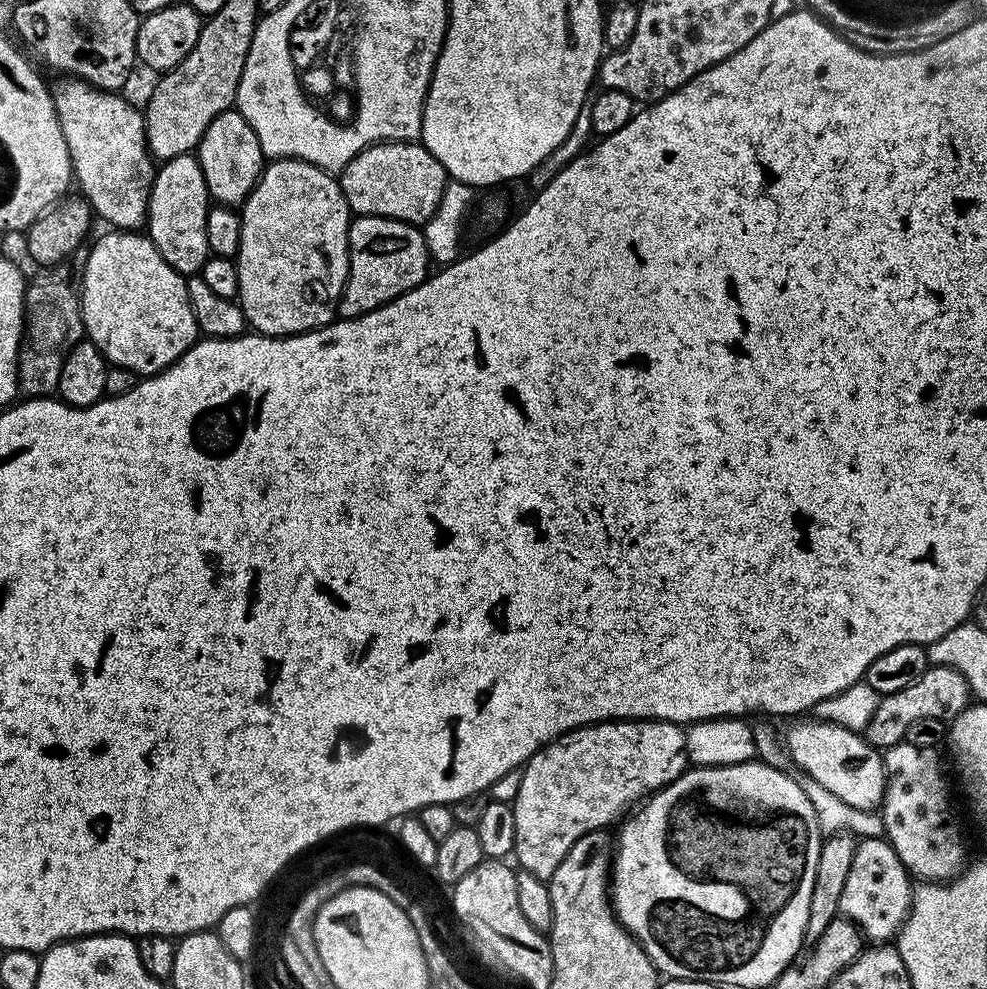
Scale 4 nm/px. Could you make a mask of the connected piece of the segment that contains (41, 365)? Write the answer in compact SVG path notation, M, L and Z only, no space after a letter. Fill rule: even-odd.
M87 247L74 250L62 262L41 267L36 277L27 281L24 290L24 340L20 343L18 378L20 390L28 398L48 398L60 387L62 366L70 350L85 339L80 298Z

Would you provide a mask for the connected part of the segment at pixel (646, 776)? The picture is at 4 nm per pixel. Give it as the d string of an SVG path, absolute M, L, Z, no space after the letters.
M617 720L576 728L551 740L545 748L539 748L528 763L523 765L522 786L518 786L518 798L511 803L516 831L515 863L547 882L554 870L558 870L558 862L562 862L562 858L570 854L570 846L574 846L578 838L582 838L587 832L607 829L607 824L615 825L637 802L665 788L688 771L690 761L684 733L685 729L681 725L667 724L664 720Z

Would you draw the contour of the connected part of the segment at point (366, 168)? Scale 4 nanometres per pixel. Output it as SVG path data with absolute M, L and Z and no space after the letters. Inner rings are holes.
M420 142L371 144L338 173L338 179L349 209L356 216L385 216L413 226L422 226L432 217L434 210L438 210L438 202L442 202L444 187L450 183L442 162L438 162L438 158L434 158L434 154L430 154L430 150Z

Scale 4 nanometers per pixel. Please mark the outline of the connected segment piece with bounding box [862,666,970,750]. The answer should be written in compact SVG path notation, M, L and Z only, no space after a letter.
M930 666L918 678L918 682L910 682L906 690L898 690L894 694L881 699L878 710L874 710L874 718L870 718L870 726L864 729L862 735L873 748L887 750L901 743L906 729L918 722L918 718L938 718L947 721L953 718L970 704L970 689L966 678L958 674L958 670Z

